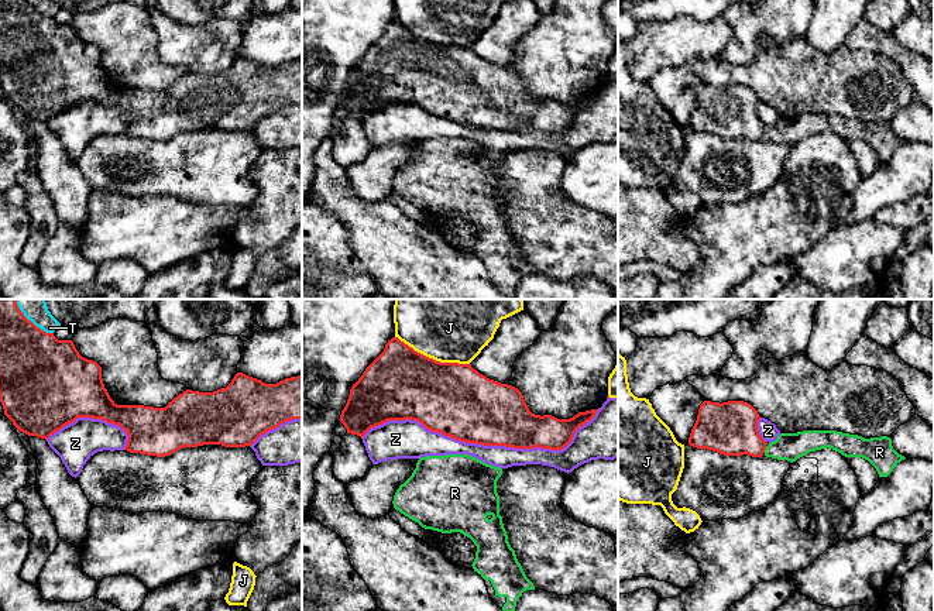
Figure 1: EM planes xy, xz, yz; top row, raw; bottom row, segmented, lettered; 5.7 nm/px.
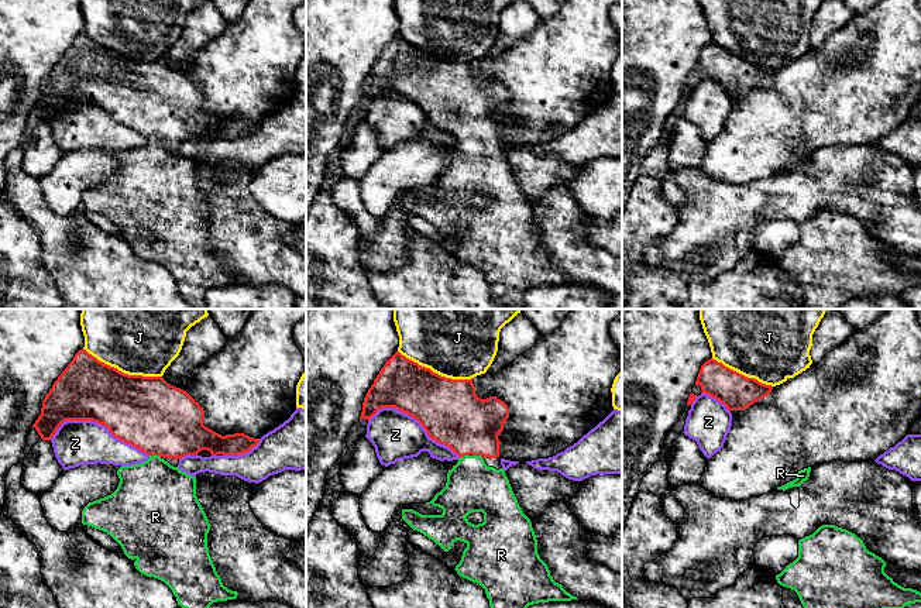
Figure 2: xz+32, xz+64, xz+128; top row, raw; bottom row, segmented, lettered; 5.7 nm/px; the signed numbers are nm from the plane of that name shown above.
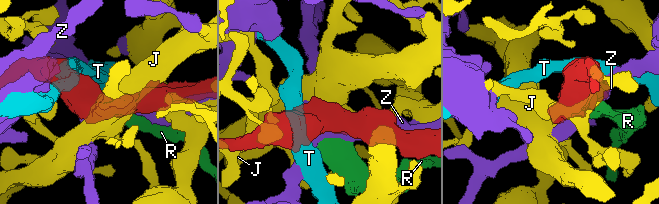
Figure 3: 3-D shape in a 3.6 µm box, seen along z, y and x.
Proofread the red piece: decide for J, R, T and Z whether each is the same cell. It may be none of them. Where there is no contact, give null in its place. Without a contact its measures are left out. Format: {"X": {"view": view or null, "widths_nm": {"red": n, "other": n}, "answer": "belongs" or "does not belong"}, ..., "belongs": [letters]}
{"J": {"view": "xz", "widths_nm": {"red": 420, "other": 280}, "answer": "does not belong"}, "R": {"view": "yz", "widths_nm": {"red": 300, "other": 160}, "answer": "belongs"}, "T": {"view": "xy", "widths_nm": {"red": 440, "other": 100}, "answer": "does not belong"}, "Z": {"view": "xz", "widths_nm": {"red": 400, "other": 130}, "answer": "does not belong"}, "belongs": ["R"]}

